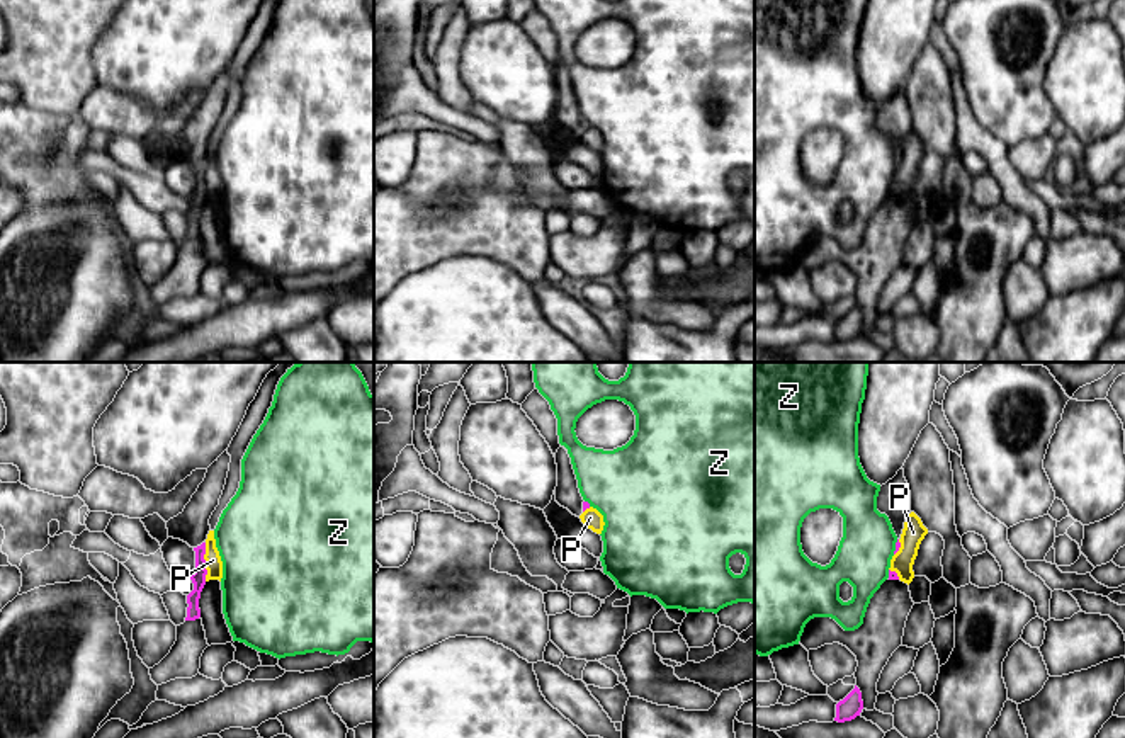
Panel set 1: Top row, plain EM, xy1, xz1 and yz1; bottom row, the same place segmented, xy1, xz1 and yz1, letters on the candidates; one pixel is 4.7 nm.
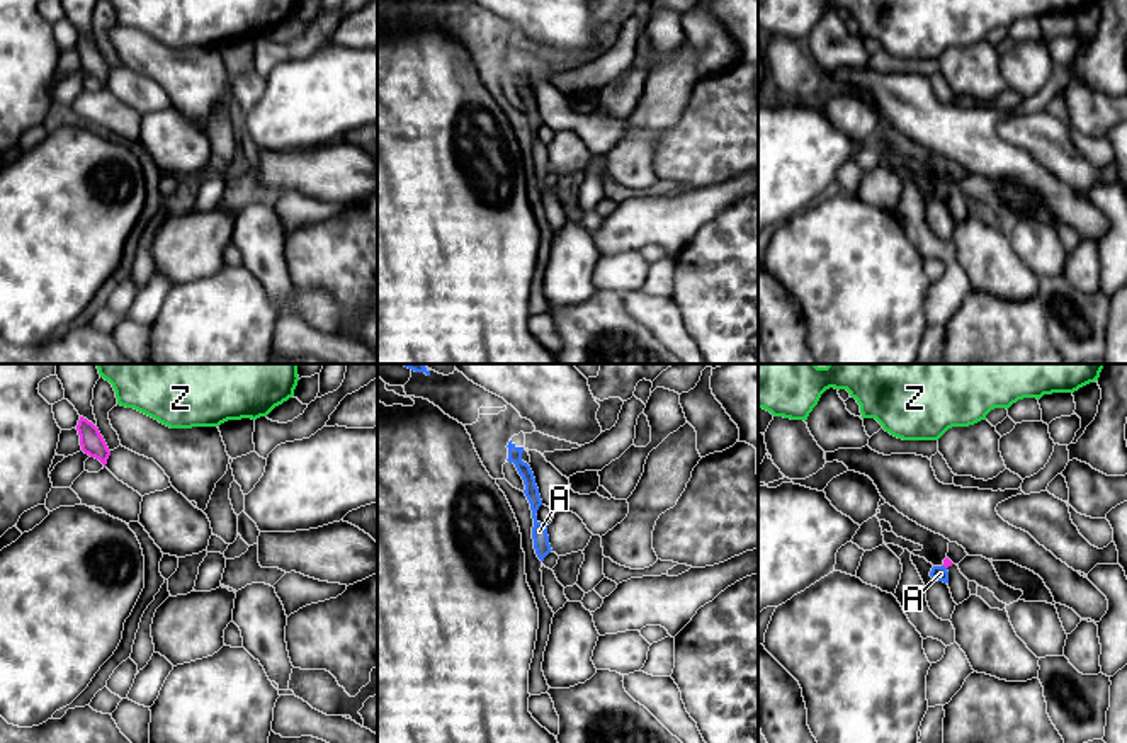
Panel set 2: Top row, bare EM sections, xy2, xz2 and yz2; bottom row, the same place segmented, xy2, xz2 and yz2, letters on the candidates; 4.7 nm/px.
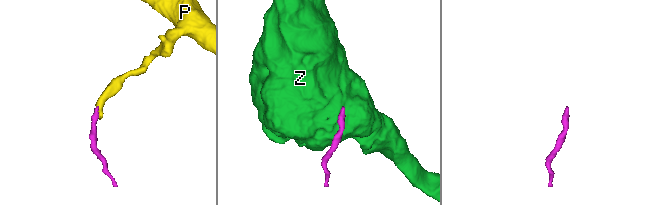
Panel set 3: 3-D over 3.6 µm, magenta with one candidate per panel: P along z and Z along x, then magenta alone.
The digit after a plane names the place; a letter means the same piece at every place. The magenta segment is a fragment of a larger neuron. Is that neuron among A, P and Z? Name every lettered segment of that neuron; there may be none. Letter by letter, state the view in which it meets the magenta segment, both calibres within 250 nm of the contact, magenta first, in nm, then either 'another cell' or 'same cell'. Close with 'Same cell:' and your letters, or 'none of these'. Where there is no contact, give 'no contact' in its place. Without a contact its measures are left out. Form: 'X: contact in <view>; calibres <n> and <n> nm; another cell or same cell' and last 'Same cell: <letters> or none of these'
A: contact in yz2; calibres 40 and 70 nm; another cell
P: contact in xy1; calibres 70 and 80 nm; another cell
Z: contact in yz1; calibres 30 and 260 nm; another cell
Same cell: none of these

